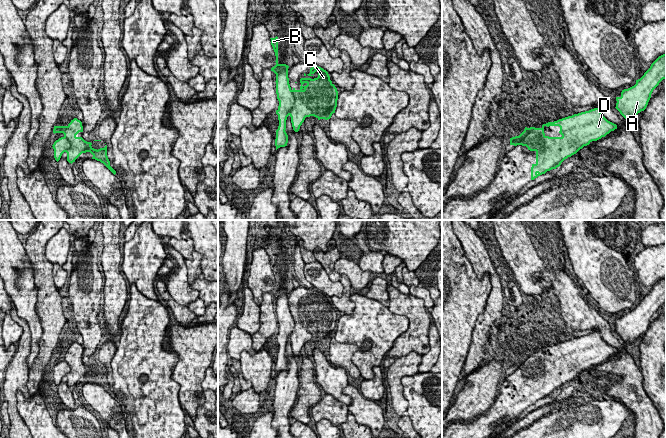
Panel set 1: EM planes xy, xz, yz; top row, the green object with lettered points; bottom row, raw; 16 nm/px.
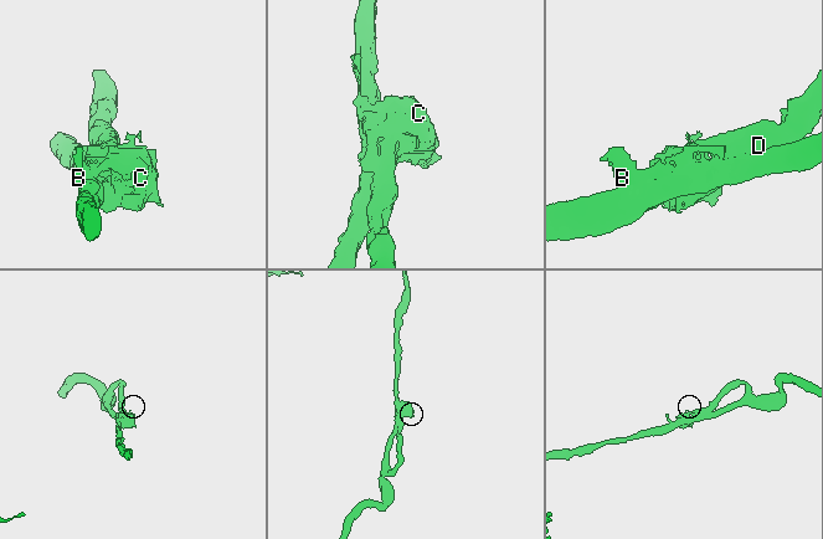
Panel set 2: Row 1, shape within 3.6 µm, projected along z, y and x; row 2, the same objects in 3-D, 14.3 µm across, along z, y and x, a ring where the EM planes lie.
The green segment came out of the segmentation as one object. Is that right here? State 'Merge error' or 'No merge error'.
No merge error

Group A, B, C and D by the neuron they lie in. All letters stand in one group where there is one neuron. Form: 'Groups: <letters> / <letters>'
Groups: A B C D

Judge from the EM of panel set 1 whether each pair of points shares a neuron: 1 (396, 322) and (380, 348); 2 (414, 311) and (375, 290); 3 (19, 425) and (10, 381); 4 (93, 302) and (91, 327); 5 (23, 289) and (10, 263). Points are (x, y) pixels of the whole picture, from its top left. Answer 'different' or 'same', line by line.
1: same
2: different
3: same
4: same
5: same

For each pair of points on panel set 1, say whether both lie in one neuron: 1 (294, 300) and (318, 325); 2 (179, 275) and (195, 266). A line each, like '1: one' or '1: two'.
1: one
2: two

